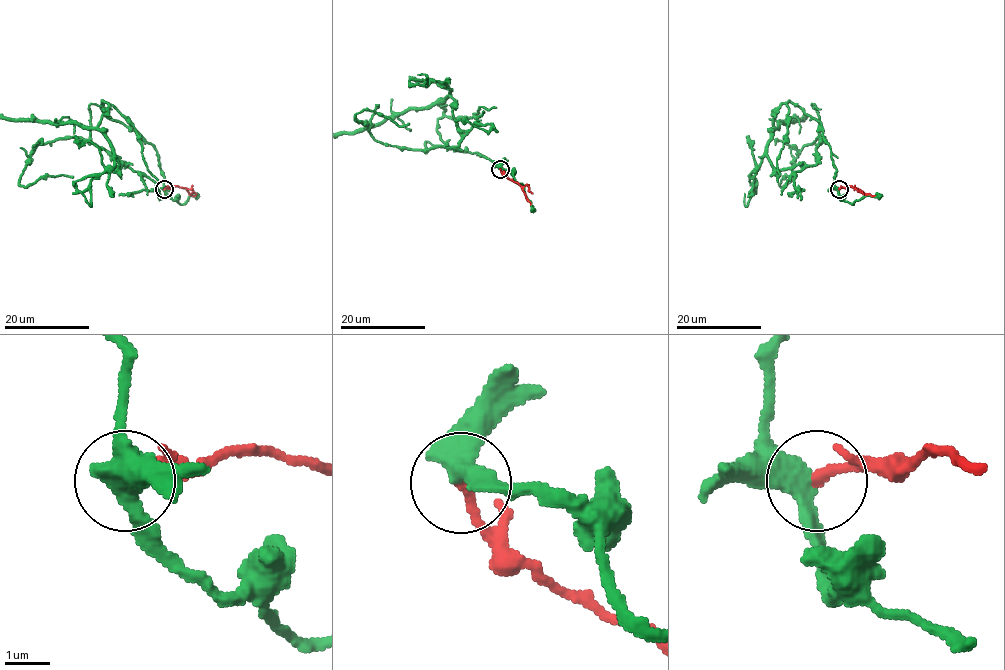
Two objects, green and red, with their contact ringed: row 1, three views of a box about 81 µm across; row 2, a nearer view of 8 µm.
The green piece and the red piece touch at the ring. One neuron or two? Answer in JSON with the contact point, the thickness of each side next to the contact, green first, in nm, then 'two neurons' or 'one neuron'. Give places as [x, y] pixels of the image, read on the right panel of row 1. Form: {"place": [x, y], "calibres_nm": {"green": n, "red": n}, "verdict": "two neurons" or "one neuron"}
{"place": [839, 189], "calibres_nm": {"green": 480, "red": 240}, "verdict": "two neurons"}

